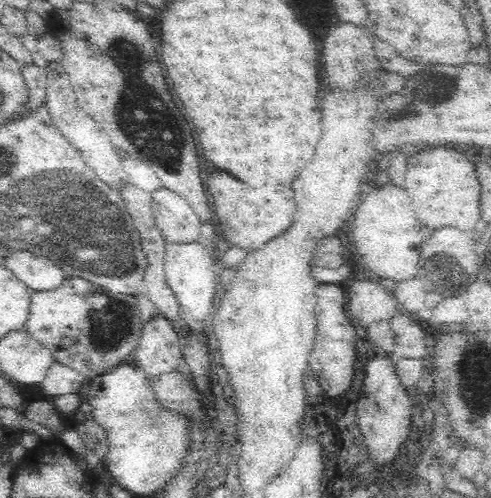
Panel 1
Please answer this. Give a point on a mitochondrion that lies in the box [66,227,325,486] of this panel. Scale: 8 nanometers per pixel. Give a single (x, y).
(112, 325)

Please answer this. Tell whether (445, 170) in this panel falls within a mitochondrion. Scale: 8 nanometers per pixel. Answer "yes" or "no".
no

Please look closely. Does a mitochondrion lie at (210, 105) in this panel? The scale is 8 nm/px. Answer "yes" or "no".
no

